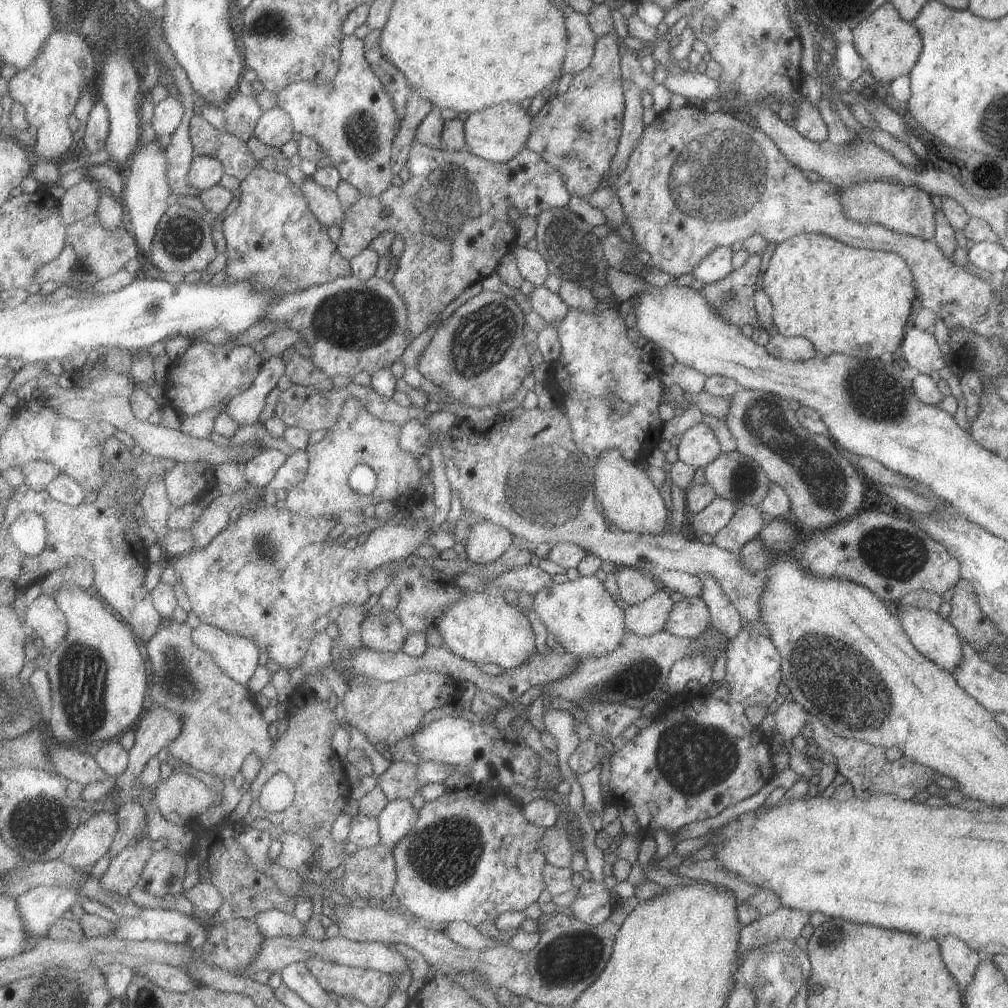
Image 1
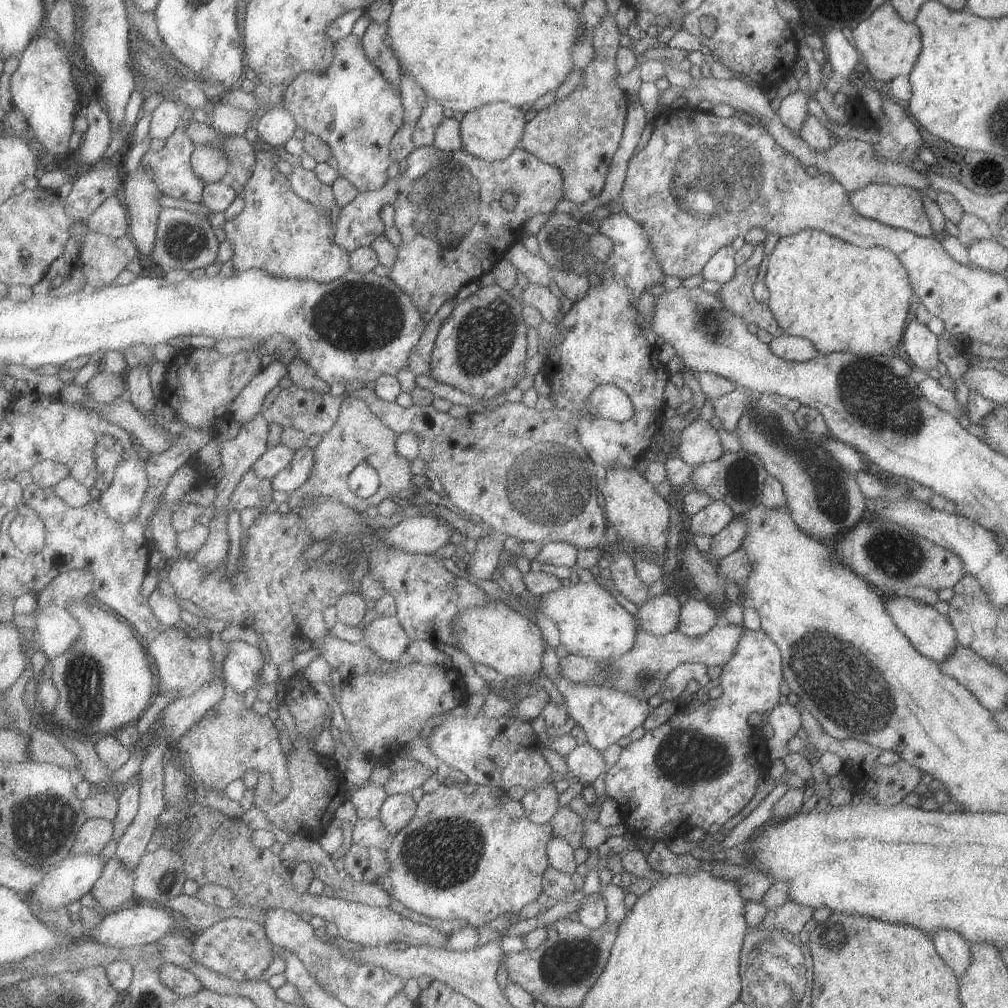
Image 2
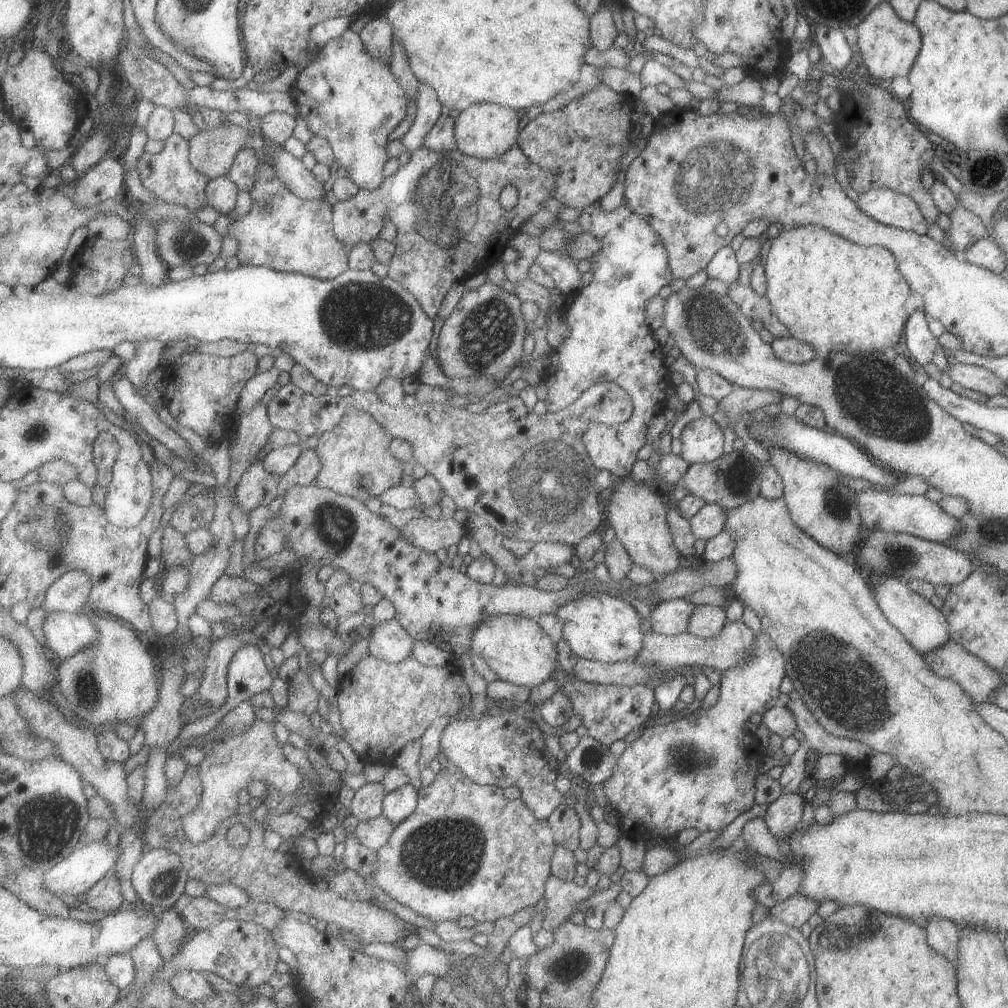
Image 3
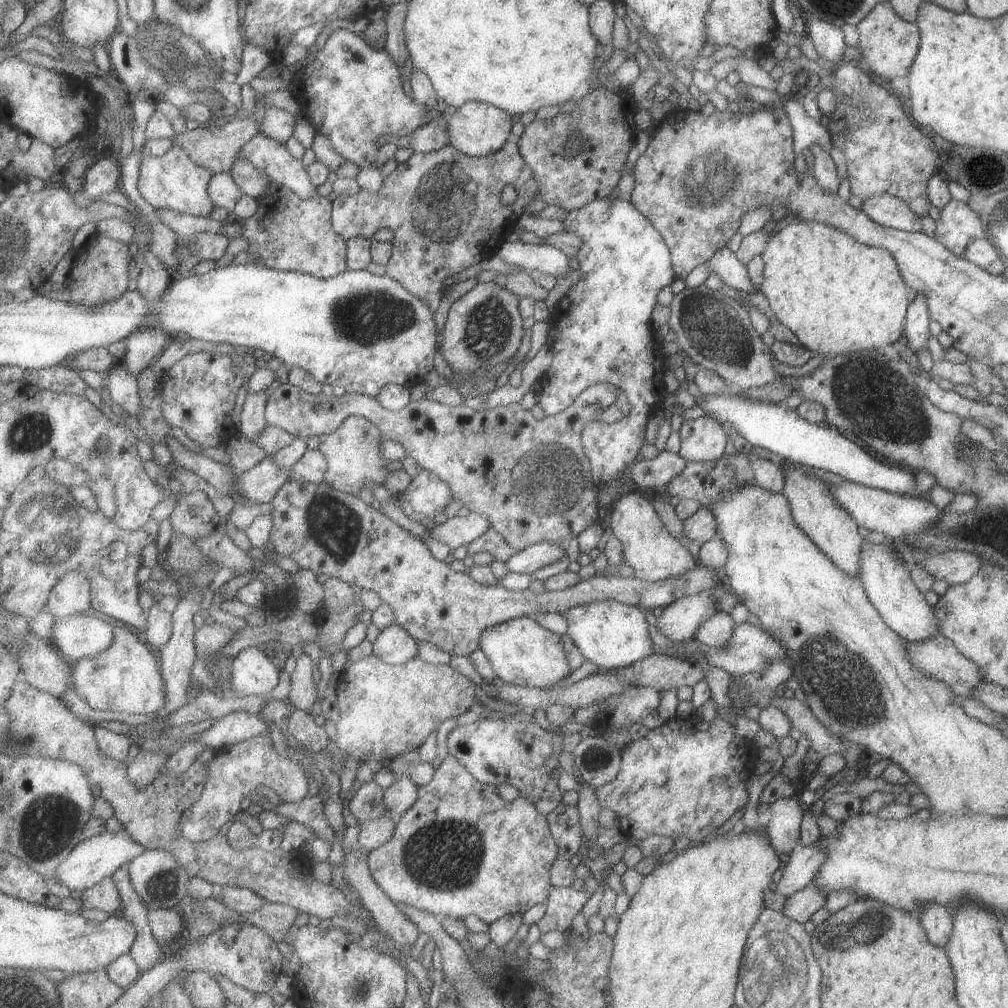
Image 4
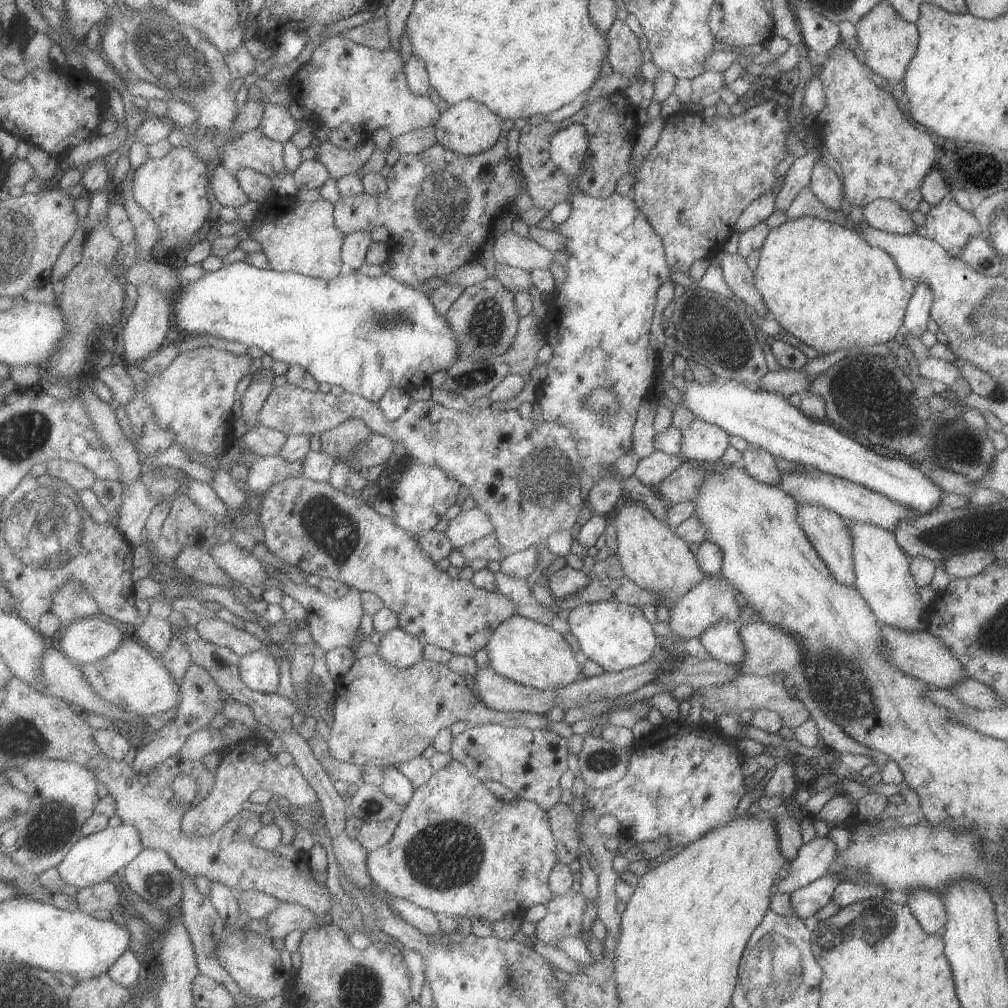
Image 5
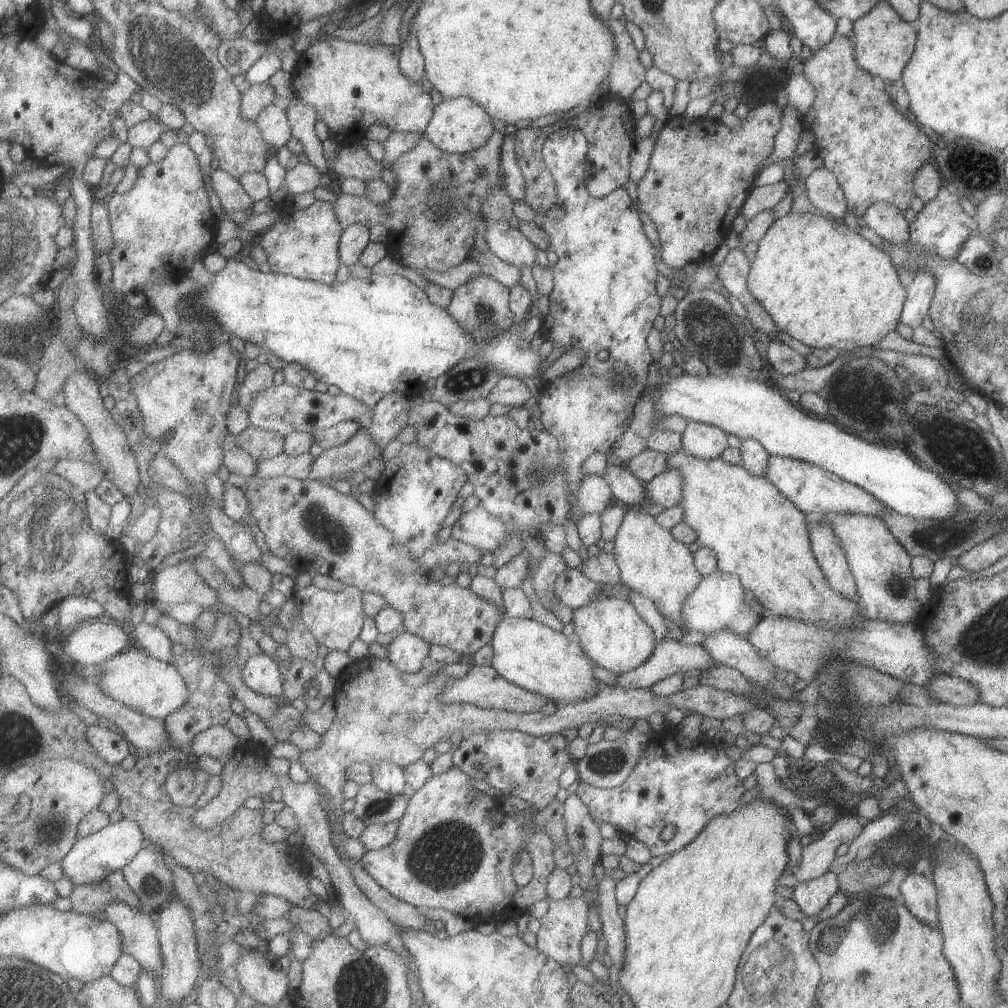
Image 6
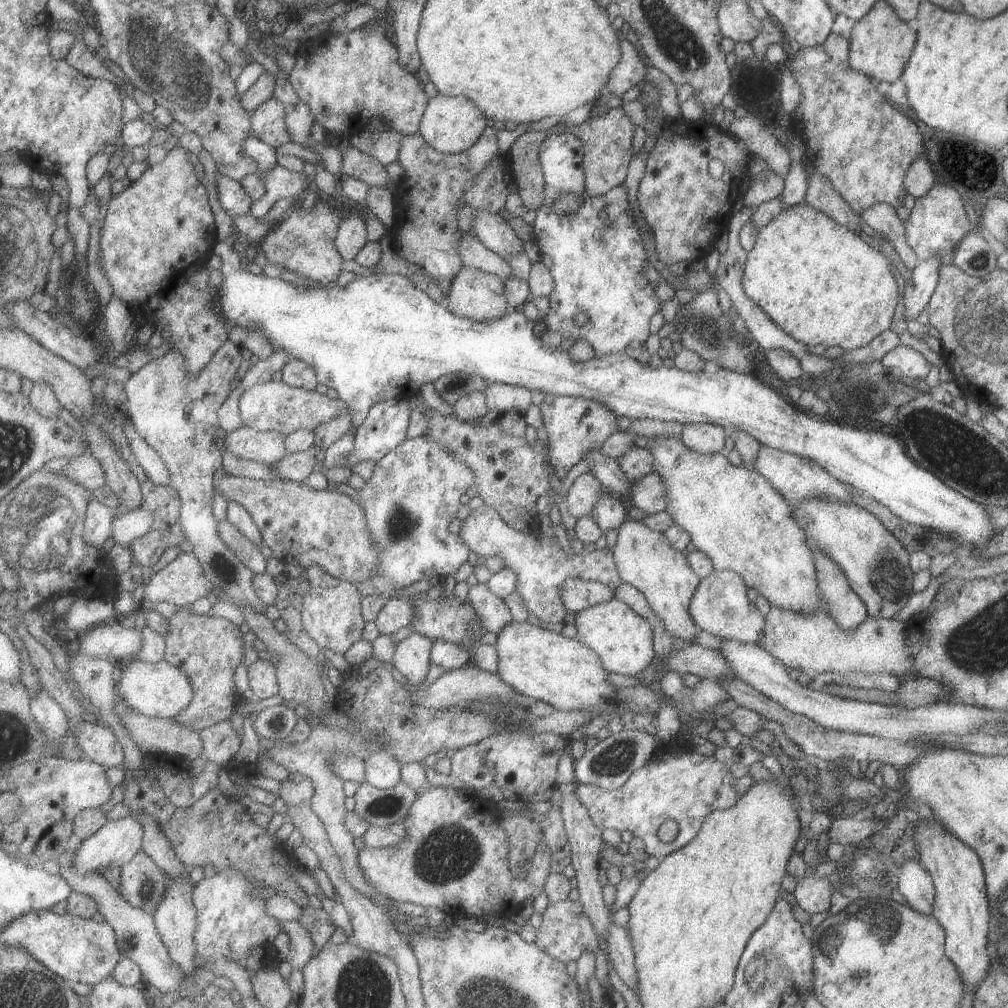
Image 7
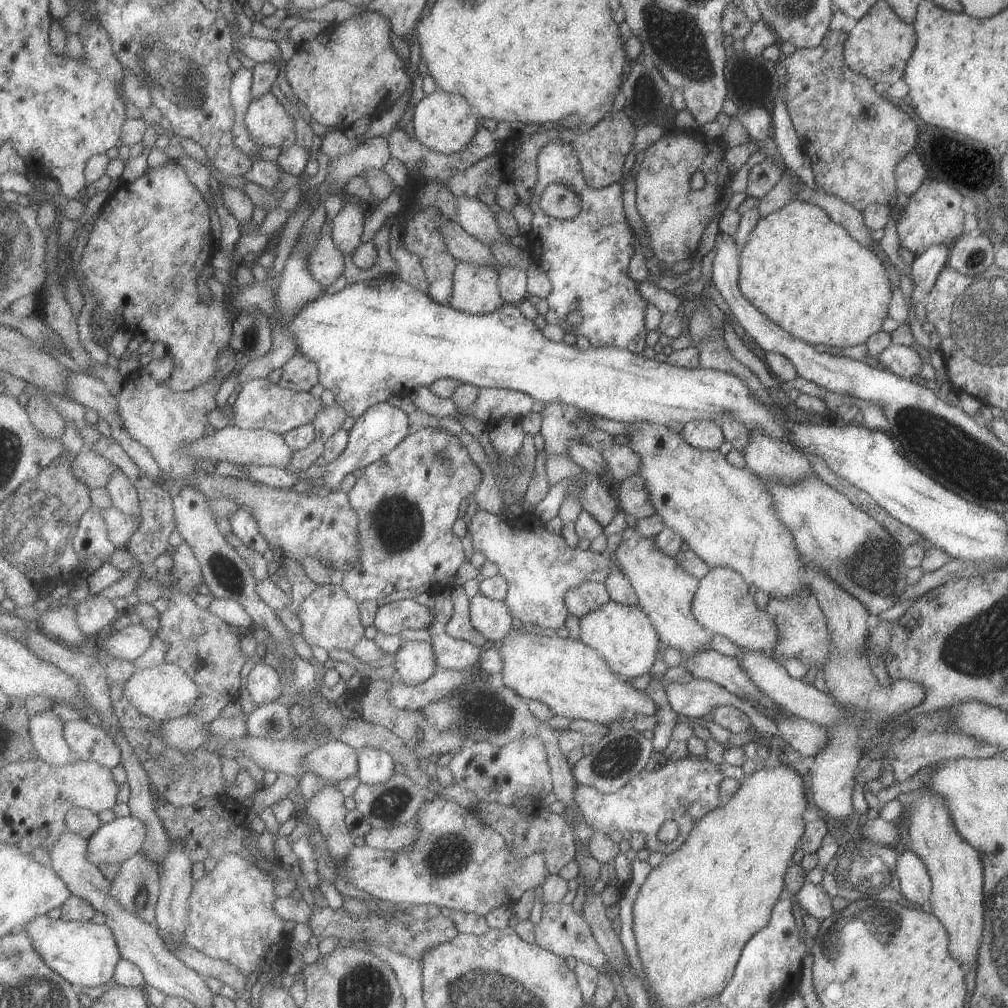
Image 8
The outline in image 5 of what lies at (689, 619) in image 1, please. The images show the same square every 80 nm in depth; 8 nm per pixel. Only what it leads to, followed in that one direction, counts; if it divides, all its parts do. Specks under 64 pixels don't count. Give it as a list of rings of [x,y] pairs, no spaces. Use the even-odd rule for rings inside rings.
[[[719,621],[708,626],[698,636],[701,646],[716,661],[726,665],[736,664],[743,656],[744,648],[740,641],[737,626],[731,621]]]

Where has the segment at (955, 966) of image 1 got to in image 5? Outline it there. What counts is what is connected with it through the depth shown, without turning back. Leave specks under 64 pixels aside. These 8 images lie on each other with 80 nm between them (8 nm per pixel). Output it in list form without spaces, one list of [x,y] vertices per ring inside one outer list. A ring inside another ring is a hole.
[[[923,889],[905,894],[905,905],[917,919],[923,932],[941,937],[944,931],[946,912],[939,896]]]

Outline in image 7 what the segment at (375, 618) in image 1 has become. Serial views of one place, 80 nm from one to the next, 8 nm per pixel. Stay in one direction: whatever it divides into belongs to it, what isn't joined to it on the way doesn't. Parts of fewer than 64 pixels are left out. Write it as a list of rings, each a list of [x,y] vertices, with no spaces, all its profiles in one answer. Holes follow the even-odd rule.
[[[418,632],[410,634],[397,644],[393,665],[405,676],[409,687],[414,689],[427,678],[433,663],[433,646],[433,640]]]

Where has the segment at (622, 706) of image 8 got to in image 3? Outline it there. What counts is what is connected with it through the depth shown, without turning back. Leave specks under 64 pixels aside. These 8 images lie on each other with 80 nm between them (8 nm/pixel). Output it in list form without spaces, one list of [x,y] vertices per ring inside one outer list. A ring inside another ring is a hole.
[[[500,614],[487,617],[472,636],[470,654],[473,653],[482,656],[495,669],[499,678],[529,688],[549,679],[553,669],[559,665],[555,644],[537,625],[536,618],[530,619],[523,615]]]

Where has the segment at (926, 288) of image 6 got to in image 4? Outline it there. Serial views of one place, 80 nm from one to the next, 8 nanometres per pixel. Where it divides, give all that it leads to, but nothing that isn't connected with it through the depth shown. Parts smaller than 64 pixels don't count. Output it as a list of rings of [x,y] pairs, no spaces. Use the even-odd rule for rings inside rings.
[[[918,294],[908,303],[904,328],[906,345],[913,354],[917,352],[917,350],[927,348],[927,339],[930,336],[927,325],[930,321],[925,297],[922,294]]]

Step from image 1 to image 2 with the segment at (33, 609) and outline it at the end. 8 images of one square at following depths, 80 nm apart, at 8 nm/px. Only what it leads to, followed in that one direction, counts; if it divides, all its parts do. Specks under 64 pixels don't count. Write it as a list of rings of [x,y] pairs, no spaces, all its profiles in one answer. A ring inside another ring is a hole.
[[[57,605],[39,606],[36,621],[39,646],[49,659],[63,654],[82,633],[82,624]]]

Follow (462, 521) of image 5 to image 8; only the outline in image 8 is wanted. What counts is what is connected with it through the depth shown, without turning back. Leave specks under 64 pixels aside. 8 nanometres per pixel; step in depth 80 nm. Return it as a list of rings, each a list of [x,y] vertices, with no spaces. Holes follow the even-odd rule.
[[[481,509],[471,516],[467,531],[472,537],[473,549],[483,553],[487,561],[497,563],[500,573],[509,581],[505,602],[512,618],[517,618],[521,625],[561,628],[569,614],[564,602],[567,590],[587,581],[604,584],[609,576],[609,551],[597,553],[590,549],[580,550],[577,546],[573,548],[563,537],[549,533],[537,520],[533,520],[531,526],[515,526],[511,519]]]

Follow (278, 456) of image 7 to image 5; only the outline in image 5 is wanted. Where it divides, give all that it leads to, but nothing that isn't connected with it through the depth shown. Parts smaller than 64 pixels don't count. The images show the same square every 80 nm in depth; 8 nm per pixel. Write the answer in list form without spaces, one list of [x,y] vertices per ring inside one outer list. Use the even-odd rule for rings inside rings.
[[[261,424],[249,430],[241,439],[242,443],[255,452],[257,457],[279,455],[288,441],[288,435],[277,429]]]

